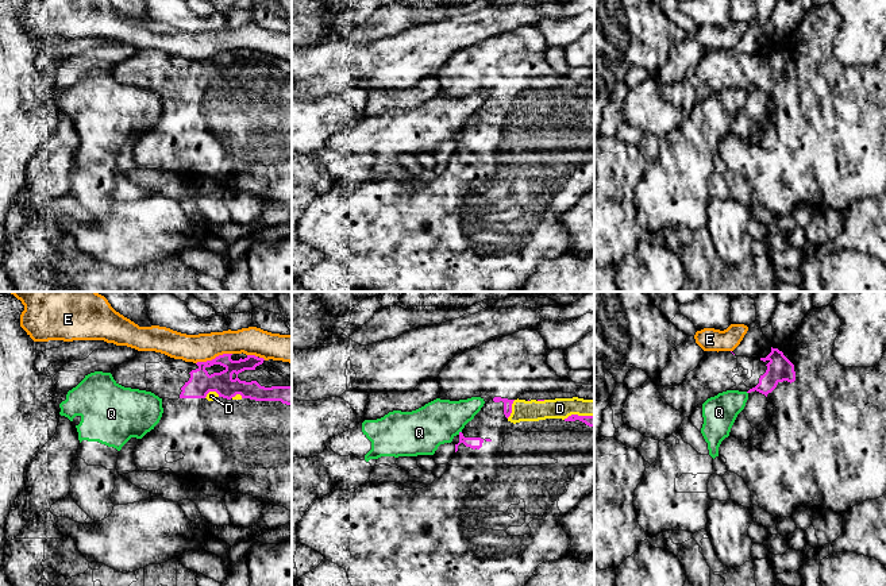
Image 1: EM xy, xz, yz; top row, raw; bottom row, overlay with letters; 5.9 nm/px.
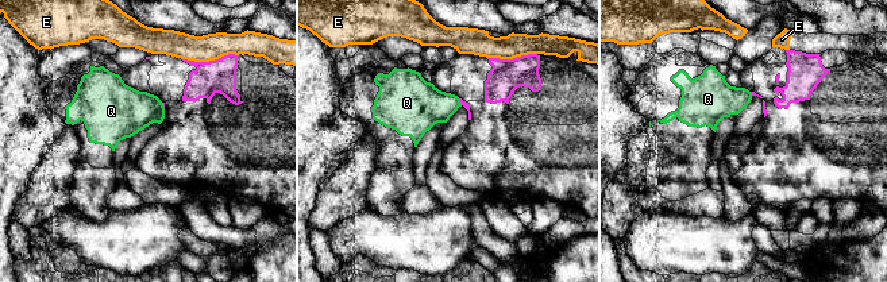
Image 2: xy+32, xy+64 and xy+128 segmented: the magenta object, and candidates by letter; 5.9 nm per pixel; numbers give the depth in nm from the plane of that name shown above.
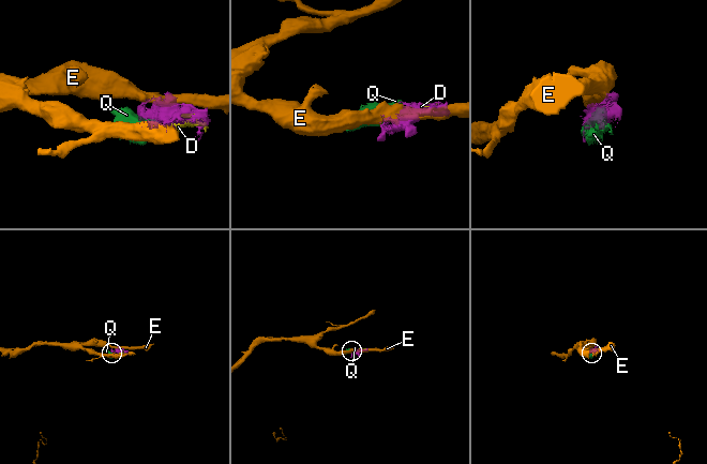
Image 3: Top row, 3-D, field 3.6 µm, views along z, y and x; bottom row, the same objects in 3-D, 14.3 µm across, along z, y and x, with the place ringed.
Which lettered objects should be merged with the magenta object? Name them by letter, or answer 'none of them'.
D

